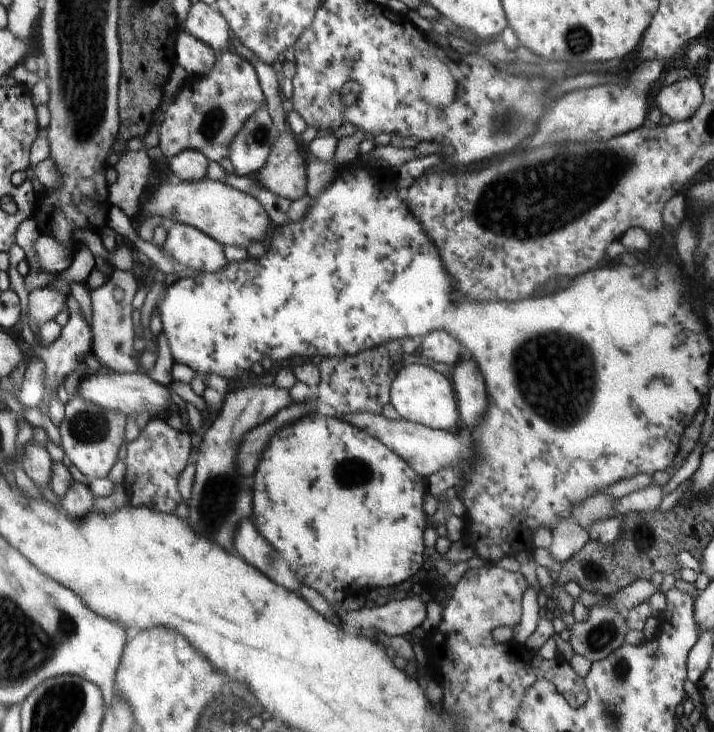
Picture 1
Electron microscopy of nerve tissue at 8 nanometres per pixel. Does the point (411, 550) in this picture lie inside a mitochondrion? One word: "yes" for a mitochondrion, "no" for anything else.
no

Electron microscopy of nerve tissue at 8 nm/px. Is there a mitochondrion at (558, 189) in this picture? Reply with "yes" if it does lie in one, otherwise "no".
yes

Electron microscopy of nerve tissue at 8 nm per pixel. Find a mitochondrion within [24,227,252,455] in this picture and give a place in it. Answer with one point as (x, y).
(86, 427)

